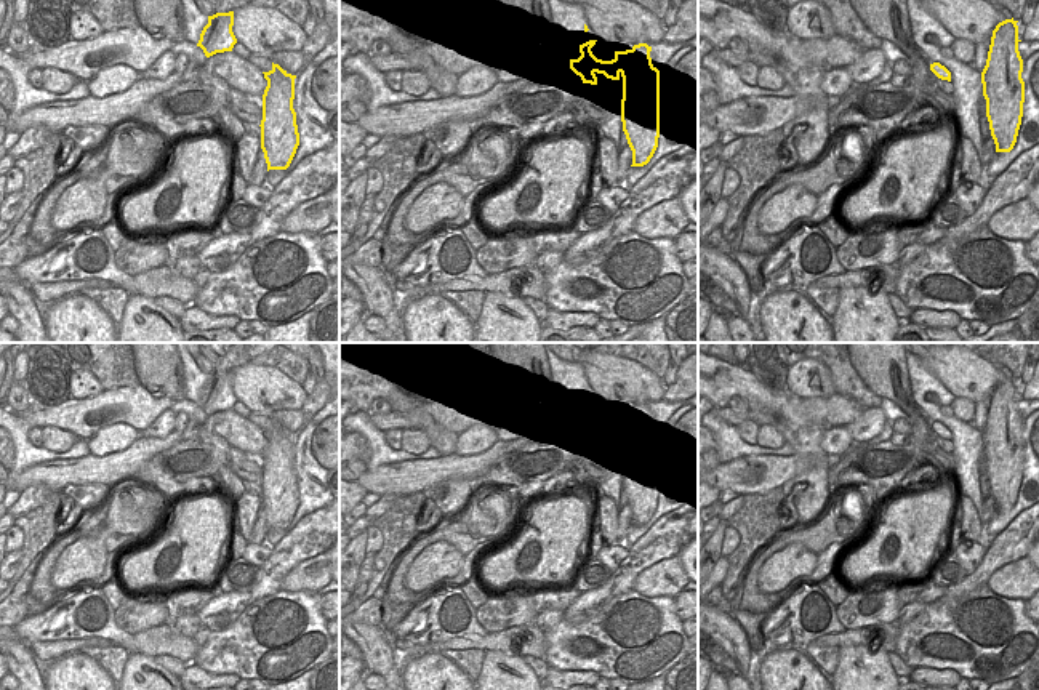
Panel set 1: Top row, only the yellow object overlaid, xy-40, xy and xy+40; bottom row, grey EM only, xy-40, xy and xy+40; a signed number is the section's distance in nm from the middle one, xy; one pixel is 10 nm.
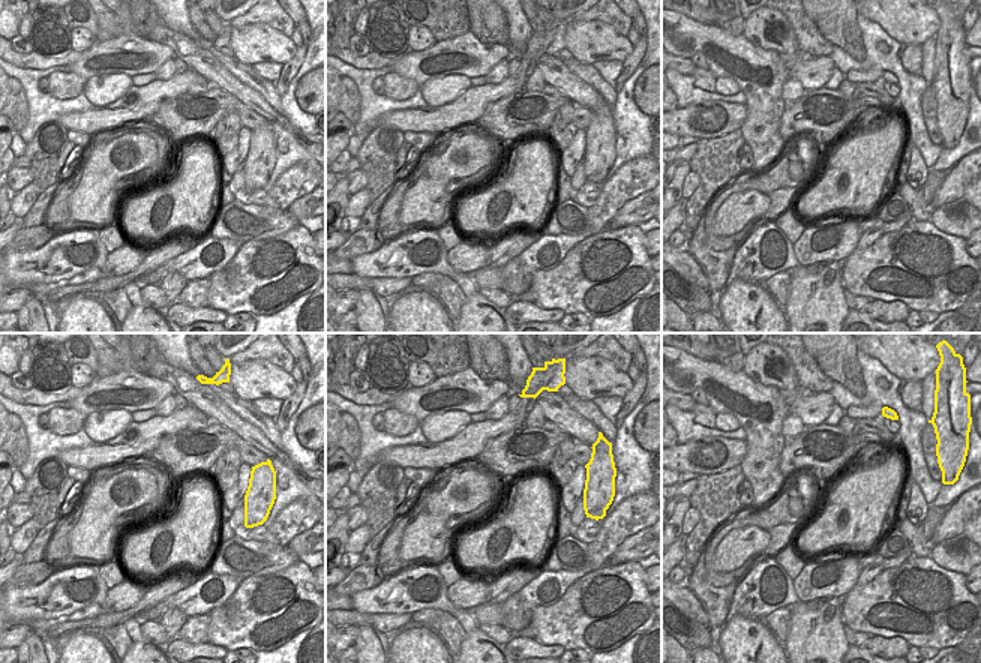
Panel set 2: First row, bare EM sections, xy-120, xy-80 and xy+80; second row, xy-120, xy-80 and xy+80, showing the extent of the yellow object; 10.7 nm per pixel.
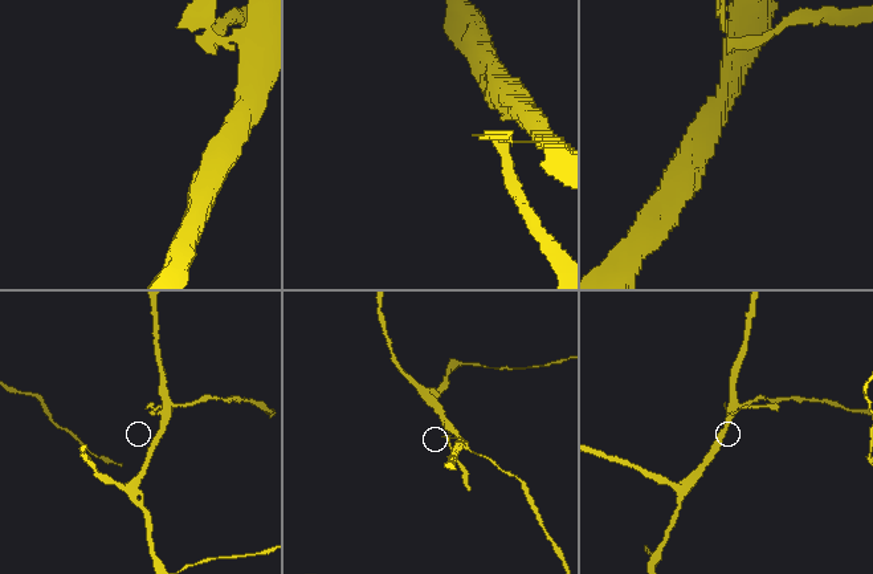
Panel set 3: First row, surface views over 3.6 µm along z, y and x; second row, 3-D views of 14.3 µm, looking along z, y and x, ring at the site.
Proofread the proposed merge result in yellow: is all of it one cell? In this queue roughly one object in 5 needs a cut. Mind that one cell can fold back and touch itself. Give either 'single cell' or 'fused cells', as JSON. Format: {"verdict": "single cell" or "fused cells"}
{"verdict": "fused cells"}

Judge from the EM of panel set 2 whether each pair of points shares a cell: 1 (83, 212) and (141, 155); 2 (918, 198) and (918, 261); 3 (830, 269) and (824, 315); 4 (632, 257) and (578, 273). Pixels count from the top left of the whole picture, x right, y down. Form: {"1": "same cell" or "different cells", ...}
{"1": "same cell", "2": "different cells", "3": "same cell", "4": "same cell"}

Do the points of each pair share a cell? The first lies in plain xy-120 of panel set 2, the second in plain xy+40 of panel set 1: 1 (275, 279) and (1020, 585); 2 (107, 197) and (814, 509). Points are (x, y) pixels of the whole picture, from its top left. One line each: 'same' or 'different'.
1: different
2: different

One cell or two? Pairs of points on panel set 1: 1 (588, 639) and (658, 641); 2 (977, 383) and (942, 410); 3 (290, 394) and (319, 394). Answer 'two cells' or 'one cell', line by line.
1: one cell
2: two cells
3: two cells

